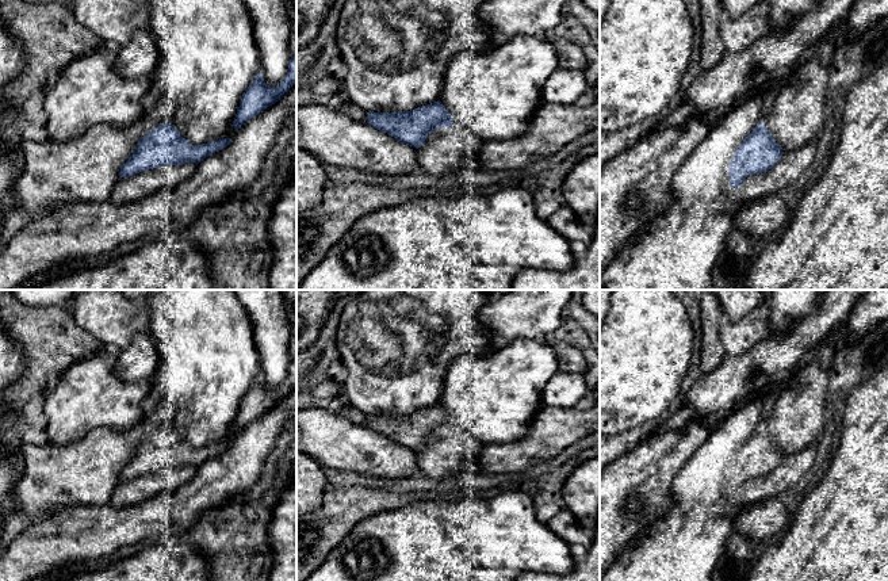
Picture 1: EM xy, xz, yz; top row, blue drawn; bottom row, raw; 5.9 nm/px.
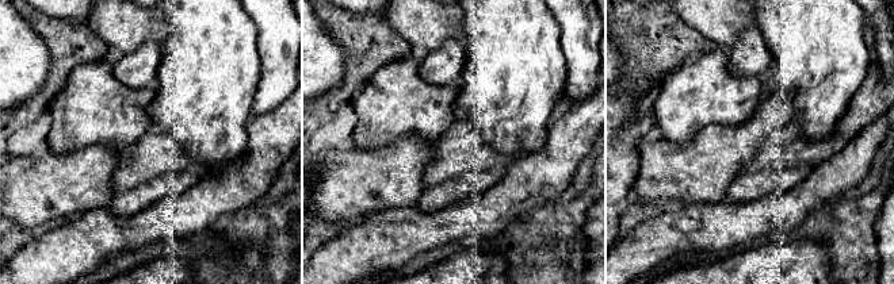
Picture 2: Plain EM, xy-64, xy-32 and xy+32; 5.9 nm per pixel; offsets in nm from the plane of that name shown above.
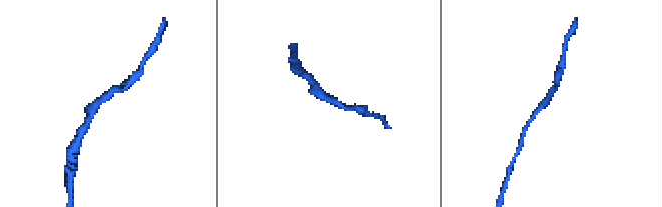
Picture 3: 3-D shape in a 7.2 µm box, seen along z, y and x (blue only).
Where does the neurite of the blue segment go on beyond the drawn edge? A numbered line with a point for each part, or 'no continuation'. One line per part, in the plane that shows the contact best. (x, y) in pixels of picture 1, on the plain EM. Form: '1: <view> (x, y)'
1: xy (130, 492)

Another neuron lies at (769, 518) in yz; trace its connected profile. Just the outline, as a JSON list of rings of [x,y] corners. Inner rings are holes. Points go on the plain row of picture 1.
[[[776,497],[740,508],[734,521],[734,532],[758,542],[781,535],[788,524],[788,509]]]

